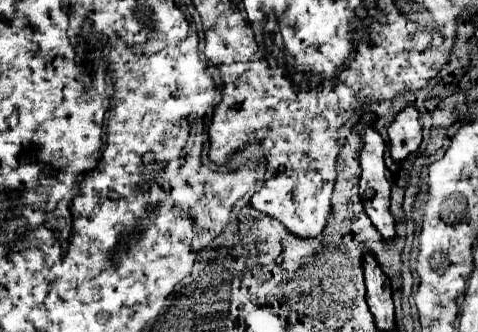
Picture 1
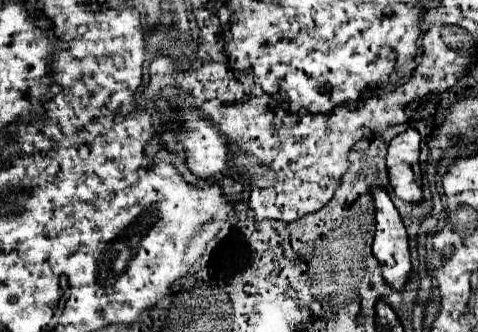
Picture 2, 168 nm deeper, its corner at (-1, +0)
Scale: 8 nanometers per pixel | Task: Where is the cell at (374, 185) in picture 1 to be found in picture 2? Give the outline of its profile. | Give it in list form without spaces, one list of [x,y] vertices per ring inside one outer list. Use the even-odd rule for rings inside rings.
[[[378,186],[372,190],[372,202],[376,210],[376,234],[372,244],[374,256],[382,264],[384,280],[392,288],[402,290],[412,268],[406,228],[384,188]]]

